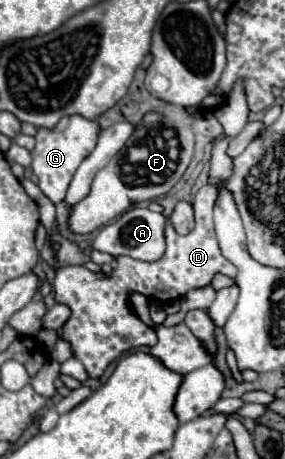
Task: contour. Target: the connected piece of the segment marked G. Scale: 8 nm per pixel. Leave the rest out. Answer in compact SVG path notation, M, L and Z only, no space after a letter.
M66 116L54 128L40 128L36 134L36 146L32 150L32 172L38 176L40 190L54 202L62 202L66 198L68 184L80 166L80 162L96 148L100 134L100 124L96 120L88 120L84 116Z

